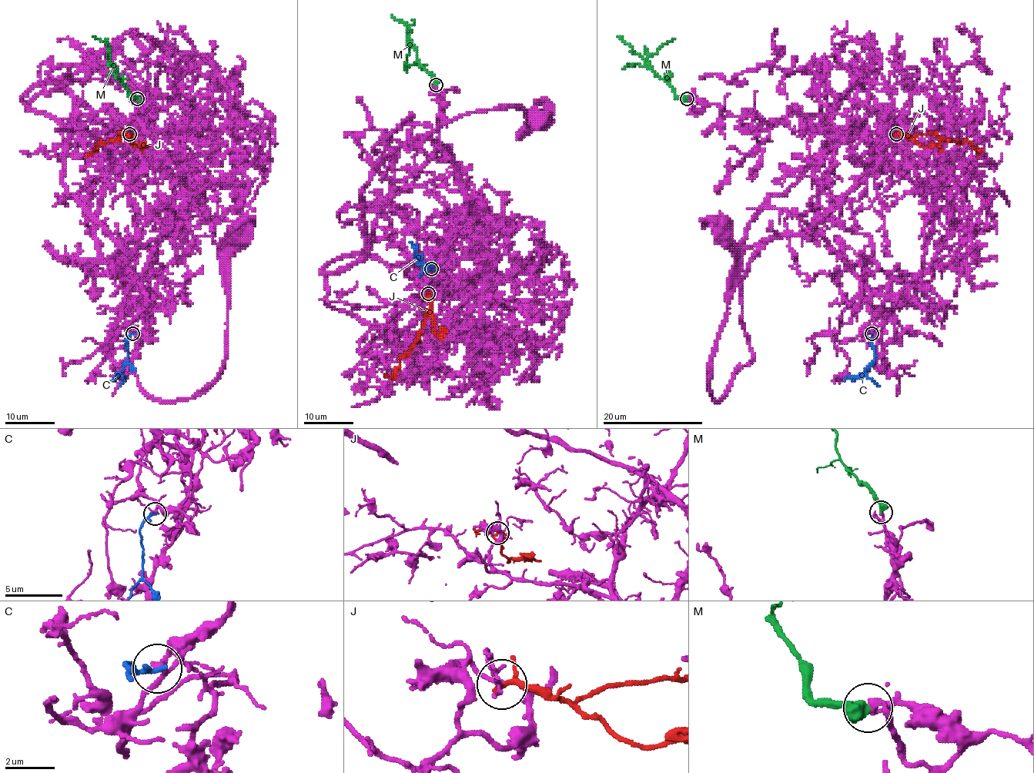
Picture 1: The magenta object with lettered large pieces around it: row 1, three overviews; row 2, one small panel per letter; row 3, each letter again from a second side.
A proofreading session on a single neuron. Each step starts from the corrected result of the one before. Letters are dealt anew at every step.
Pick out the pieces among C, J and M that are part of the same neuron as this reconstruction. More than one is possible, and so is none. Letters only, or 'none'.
none

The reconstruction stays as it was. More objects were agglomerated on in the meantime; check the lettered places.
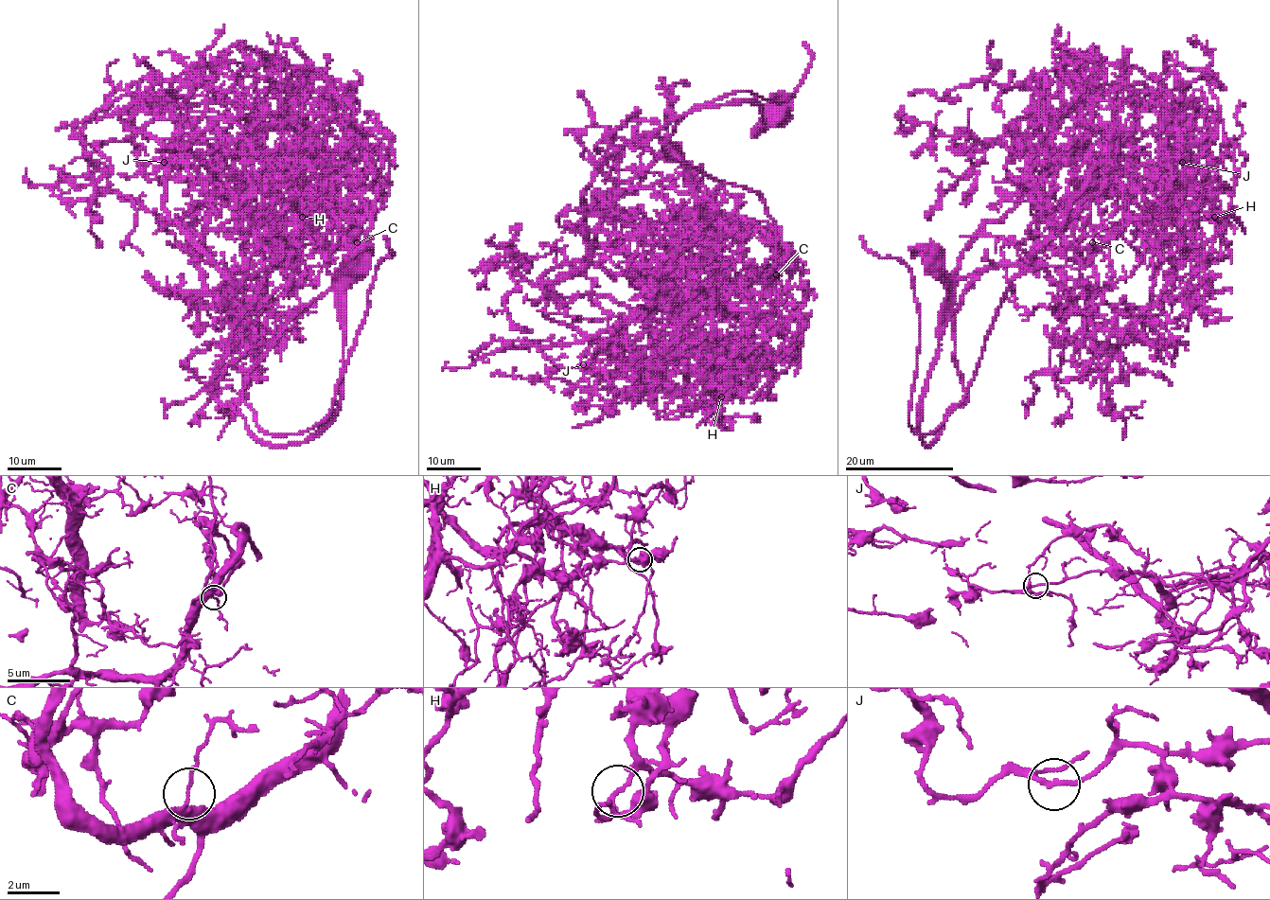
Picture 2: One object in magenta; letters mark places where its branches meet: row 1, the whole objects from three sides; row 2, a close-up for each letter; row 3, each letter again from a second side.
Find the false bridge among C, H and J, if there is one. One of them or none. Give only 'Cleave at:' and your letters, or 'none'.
Cleave at: H

